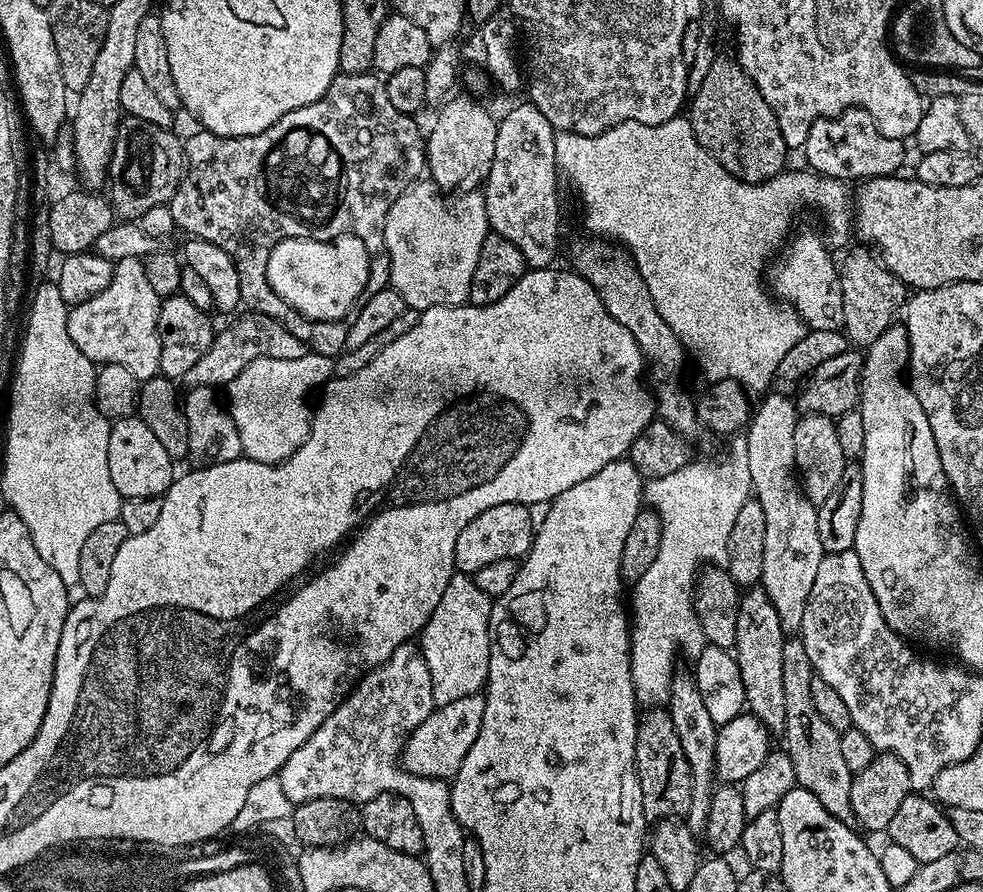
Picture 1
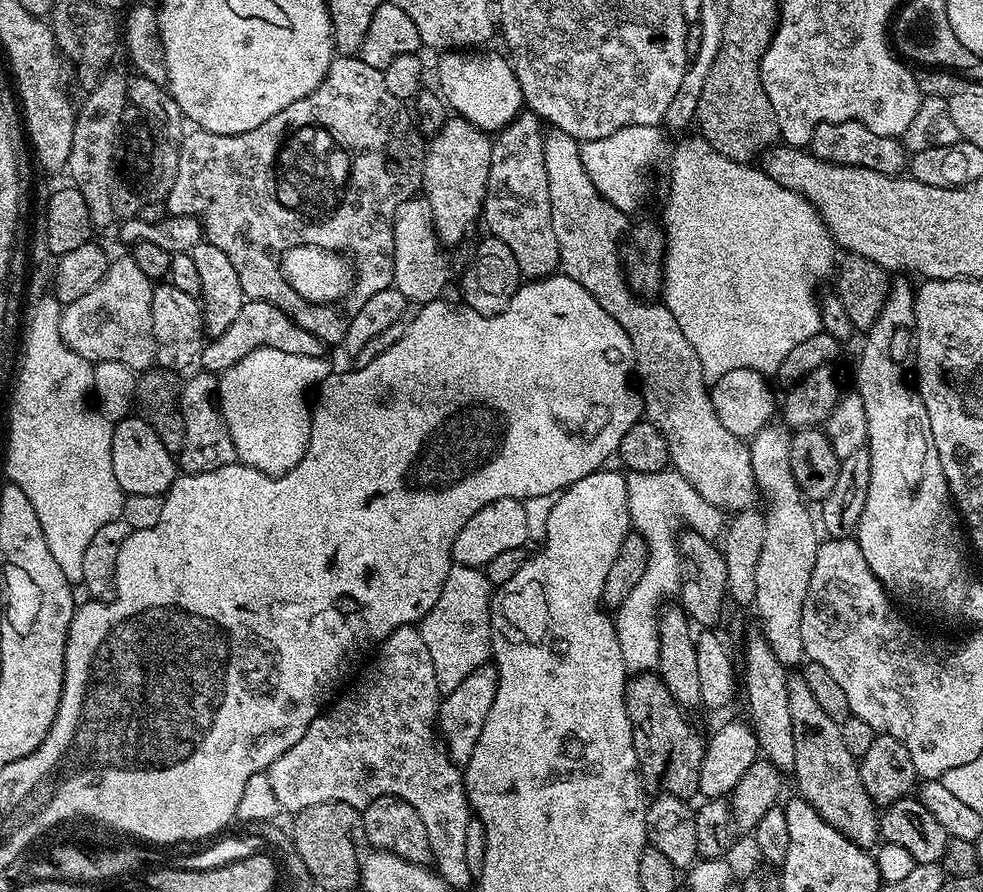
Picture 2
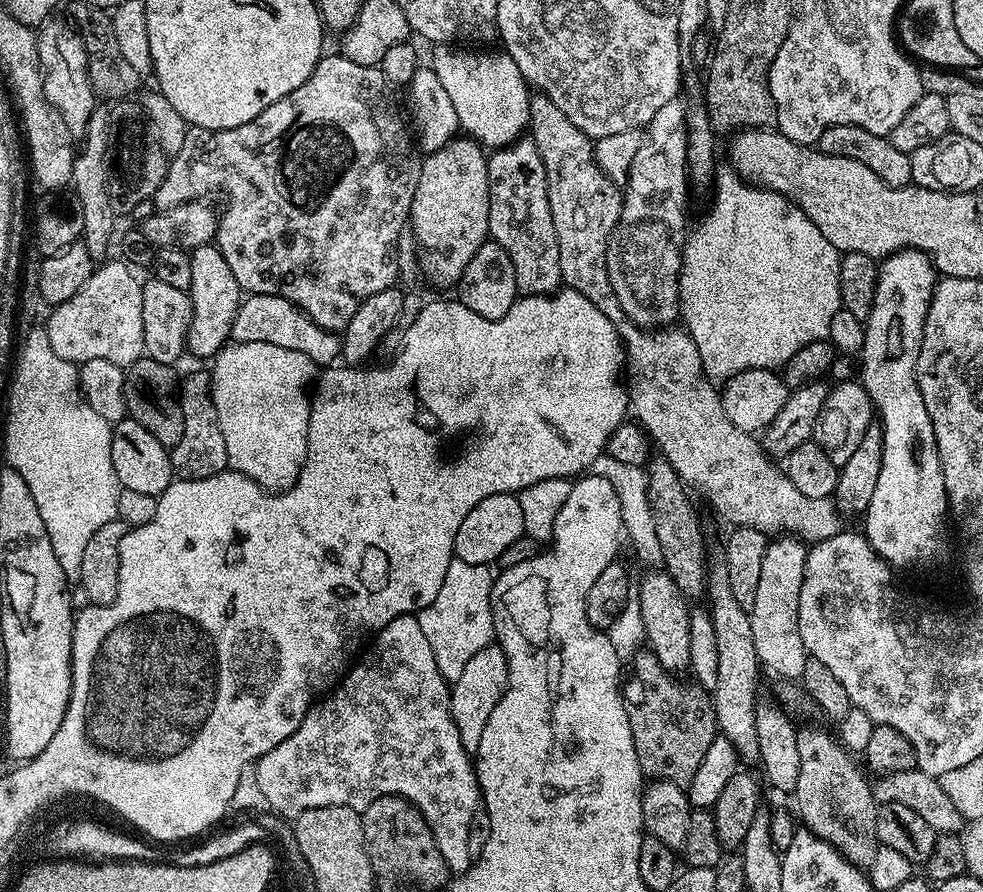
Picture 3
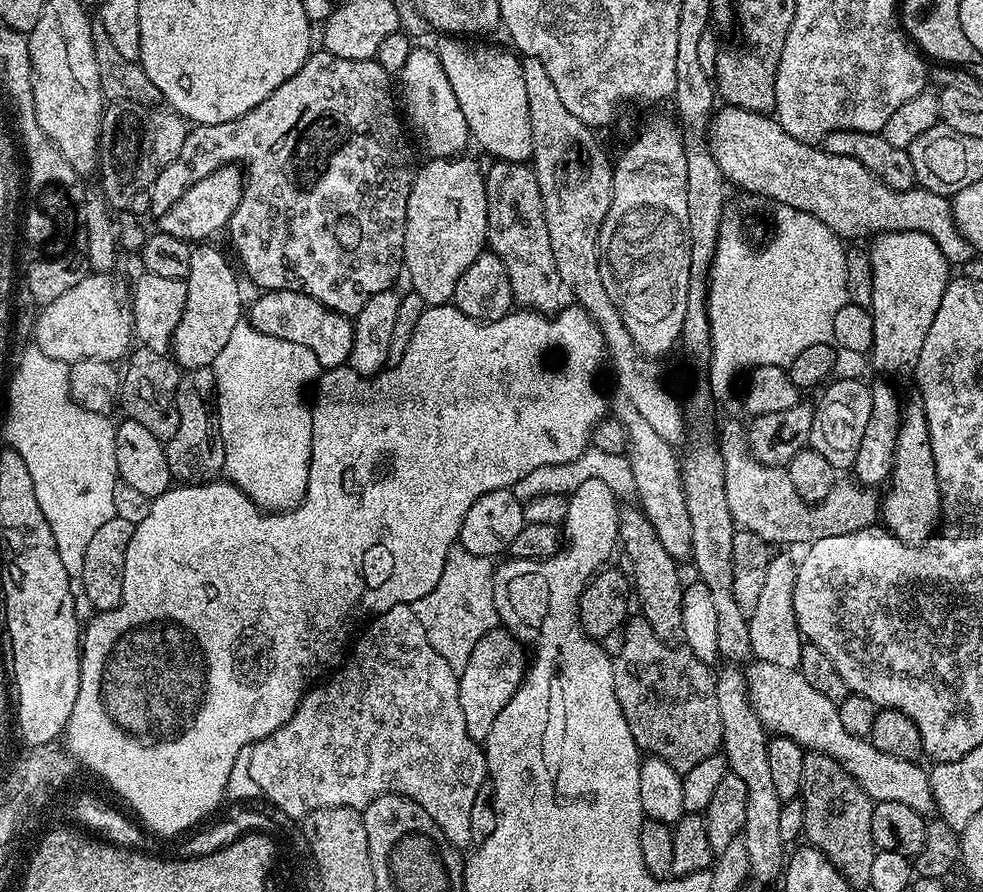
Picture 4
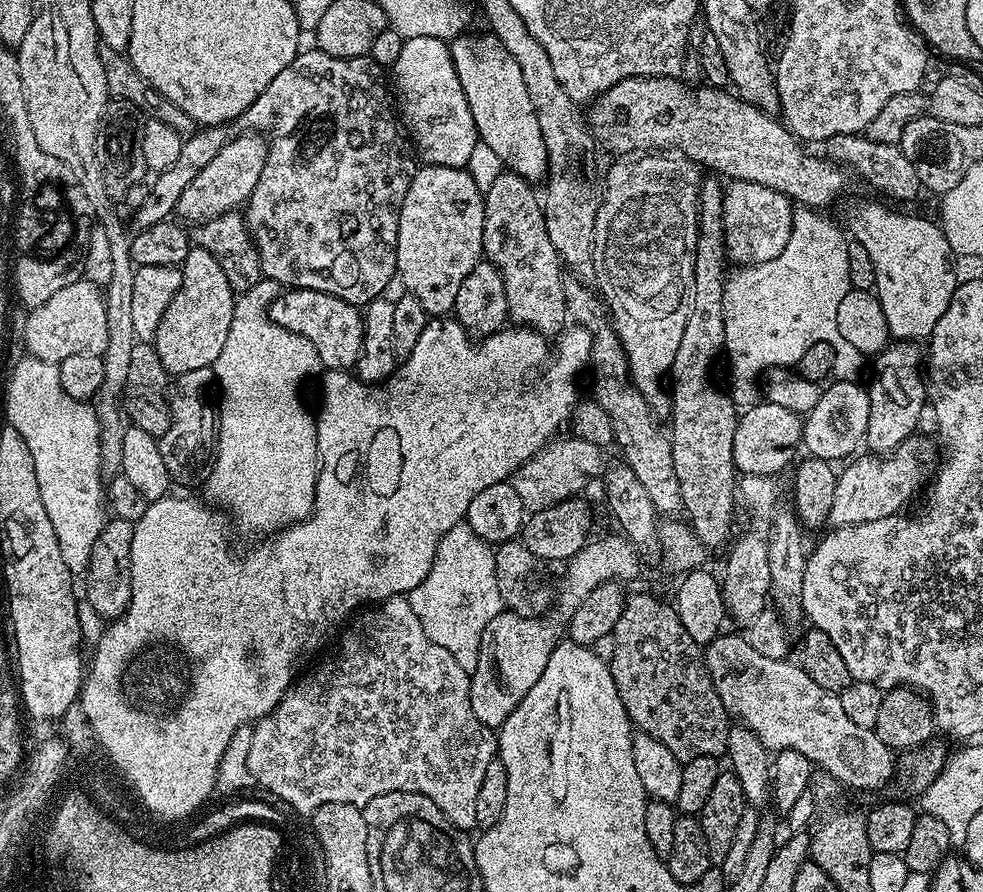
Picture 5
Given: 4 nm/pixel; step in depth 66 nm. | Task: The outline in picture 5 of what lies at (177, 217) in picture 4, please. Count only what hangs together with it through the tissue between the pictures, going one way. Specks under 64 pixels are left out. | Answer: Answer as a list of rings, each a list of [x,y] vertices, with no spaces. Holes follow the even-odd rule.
[[[235,135],[229,139],[224,148],[218,150],[218,154],[210,158],[210,162],[202,166],[202,170],[198,170],[194,182],[190,182],[186,190],[182,190],[182,198],[178,198],[174,209],[175,215],[181,216],[179,217],[181,221],[189,220],[189,225],[192,226],[204,224],[208,220],[247,205],[252,191],[256,189],[262,178],[262,170],[268,157],[268,146],[259,135],[238,135],[240,136]]]

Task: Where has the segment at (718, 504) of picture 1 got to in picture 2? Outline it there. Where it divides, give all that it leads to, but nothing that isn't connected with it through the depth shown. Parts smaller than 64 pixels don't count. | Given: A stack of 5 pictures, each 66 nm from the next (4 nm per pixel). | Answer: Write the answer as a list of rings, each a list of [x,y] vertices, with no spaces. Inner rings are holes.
[[[665,470],[663,472],[628,472],[628,518],[634,522],[634,528],[639,535],[643,536],[648,544],[648,561],[646,570],[642,578],[638,578],[638,583],[634,585],[634,590],[626,597],[626,602],[615,609],[614,623],[618,634],[618,647],[622,649],[622,662],[626,665],[629,673],[639,674],[641,672],[653,671],[659,665],[658,656],[658,626],[656,625],[658,613],[665,603],[667,596],[675,597],[680,590],[680,578],[682,575],[682,565],[680,562],[680,550],[678,547],[678,531],[680,520],[691,531],[702,534],[709,538],[716,538],[723,533],[726,527],[726,516],[721,509],[712,505],[698,490],[682,478],[682,474],[675,470]]]

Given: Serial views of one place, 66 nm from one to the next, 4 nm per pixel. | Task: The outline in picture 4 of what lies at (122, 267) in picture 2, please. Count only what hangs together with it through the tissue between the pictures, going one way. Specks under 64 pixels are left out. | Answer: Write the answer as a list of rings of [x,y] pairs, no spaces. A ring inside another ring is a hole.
[[[89,274],[78,282],[66,294],[54,298],[54,302],[43,305],[39,309],[36,320],[34,344],[42,350],[42,354],[50,354],[50,358],[61,360],[63,364],[71,366],[82,358],[102,358],[113,362],[120,362],[127,357],[134,344],[132,330],[132,310],[127,303],[120,304],[120,292],[116,289],[113,277],[108,274]]]

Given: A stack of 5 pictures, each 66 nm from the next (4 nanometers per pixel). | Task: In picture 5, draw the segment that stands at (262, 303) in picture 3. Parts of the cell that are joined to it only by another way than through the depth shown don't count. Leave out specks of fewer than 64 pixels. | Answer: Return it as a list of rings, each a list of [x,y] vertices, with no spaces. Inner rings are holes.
[[[288,288],[273,300],[268,307],[268,316],[278,326],[294,334],[303,334],[310,346],[314,346],[316,359],[325,369],[351,369],[360,357],[364,341],[364,318],[361,309],[334,294],[309,288]]]

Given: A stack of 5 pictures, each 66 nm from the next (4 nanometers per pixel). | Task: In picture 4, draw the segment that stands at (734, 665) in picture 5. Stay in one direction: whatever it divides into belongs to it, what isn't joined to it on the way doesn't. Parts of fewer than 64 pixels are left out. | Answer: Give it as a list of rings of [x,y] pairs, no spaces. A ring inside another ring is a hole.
[[[756,658],[748,666],[748,697],[754,714],[769,733],[785,736],[798,742],[805,750],[834,758],[874,802],[902,802],[910,806],[910,810],[921,814],[931,813],[935,809],[927,767],[919,768],[921,765],[915,760],[882,754],[871,739],[850,734],[846,726],[842,726],[838,705],[830,702],[830,698],[824,697],[819,690],[814,690],[814,686],[810,686],[810,682],[806,682],[796,668],[784,668],[772,658]]]

